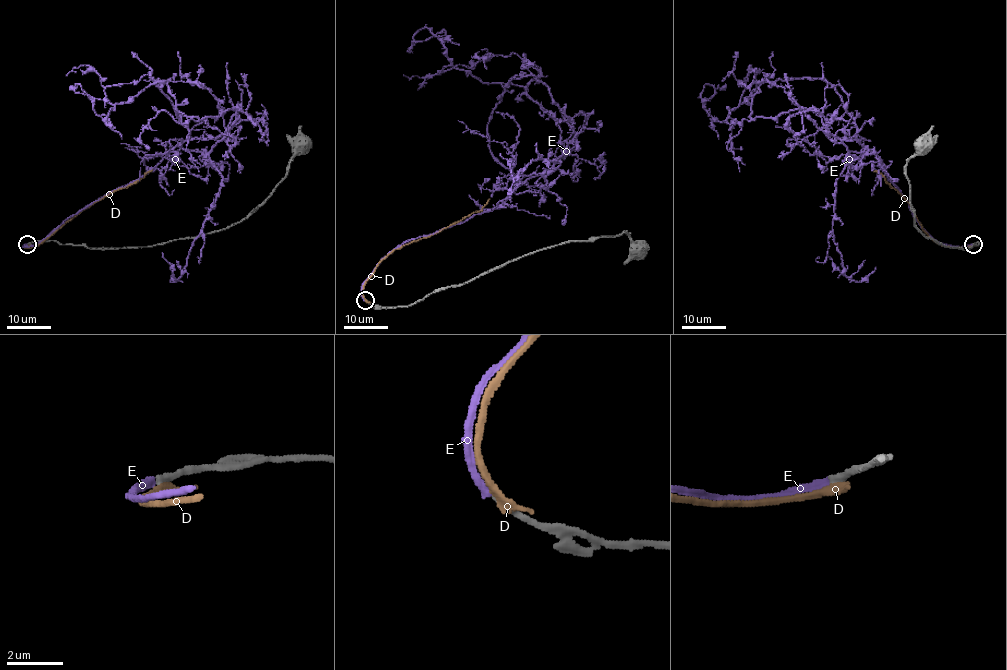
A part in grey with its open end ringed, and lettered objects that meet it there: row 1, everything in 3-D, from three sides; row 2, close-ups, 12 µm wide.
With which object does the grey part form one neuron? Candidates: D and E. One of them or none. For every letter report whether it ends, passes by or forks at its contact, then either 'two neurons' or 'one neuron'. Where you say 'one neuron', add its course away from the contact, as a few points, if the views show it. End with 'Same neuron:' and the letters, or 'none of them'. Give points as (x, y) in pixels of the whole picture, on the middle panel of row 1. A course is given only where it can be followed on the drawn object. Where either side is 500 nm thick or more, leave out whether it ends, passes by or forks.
D: it ends | two neurons
E: it ends | one neuron | via (364, 300), (396, 248), (526, 183), (488, 146), (504, 87), (455, 67), (427, 27), (413, 40), (447, 36)
Same neuron: E

